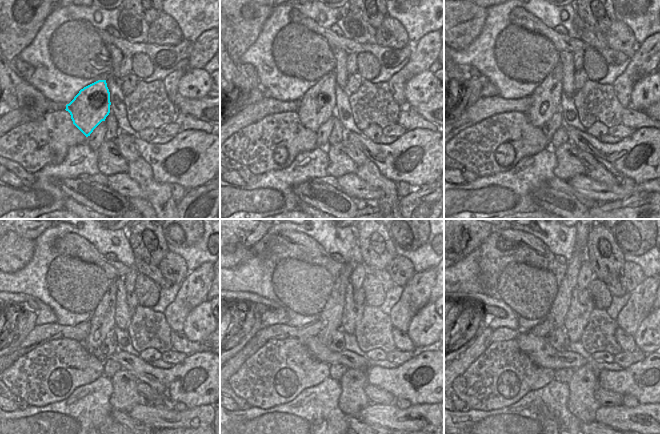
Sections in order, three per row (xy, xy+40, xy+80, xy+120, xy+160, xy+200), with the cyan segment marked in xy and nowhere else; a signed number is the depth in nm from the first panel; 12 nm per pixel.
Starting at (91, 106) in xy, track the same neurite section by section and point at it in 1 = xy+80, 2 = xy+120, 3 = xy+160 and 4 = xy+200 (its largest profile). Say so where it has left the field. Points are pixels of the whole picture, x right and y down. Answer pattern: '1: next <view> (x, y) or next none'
1: next xy+80 (546, 97)
2: next xy+120 (102, 321)
3: next xy+160 (330, 317)
4: next xy+200 (558, 311)

